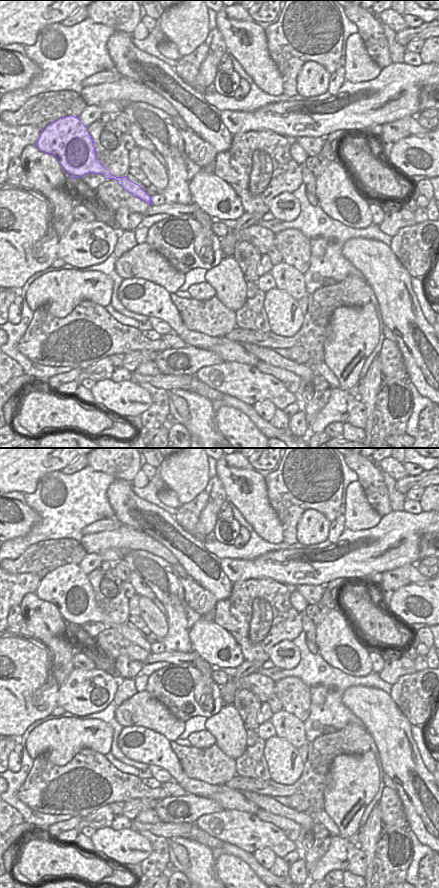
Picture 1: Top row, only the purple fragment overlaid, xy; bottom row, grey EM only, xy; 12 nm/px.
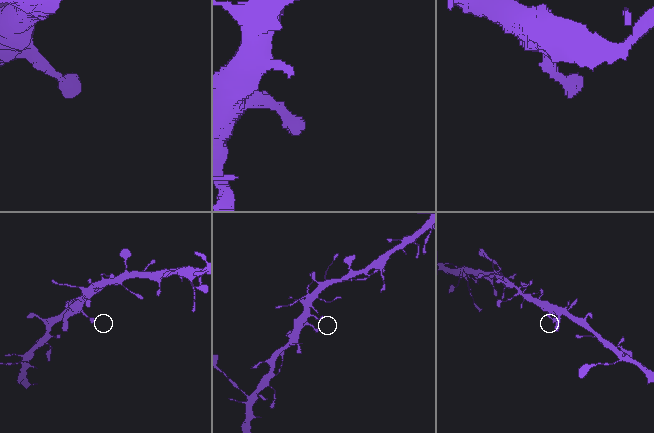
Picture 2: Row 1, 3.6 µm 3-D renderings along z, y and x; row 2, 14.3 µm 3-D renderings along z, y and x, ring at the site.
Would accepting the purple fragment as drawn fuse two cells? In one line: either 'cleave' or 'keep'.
keep

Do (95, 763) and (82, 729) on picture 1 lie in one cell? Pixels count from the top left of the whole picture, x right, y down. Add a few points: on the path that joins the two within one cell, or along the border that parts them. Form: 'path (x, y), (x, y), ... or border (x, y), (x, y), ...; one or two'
border (105, 755), (90, 749), (80, 749), (69, 760); two

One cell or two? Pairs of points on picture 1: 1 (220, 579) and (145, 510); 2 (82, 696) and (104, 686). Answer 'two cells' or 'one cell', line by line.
1: one cell
2: one cell

